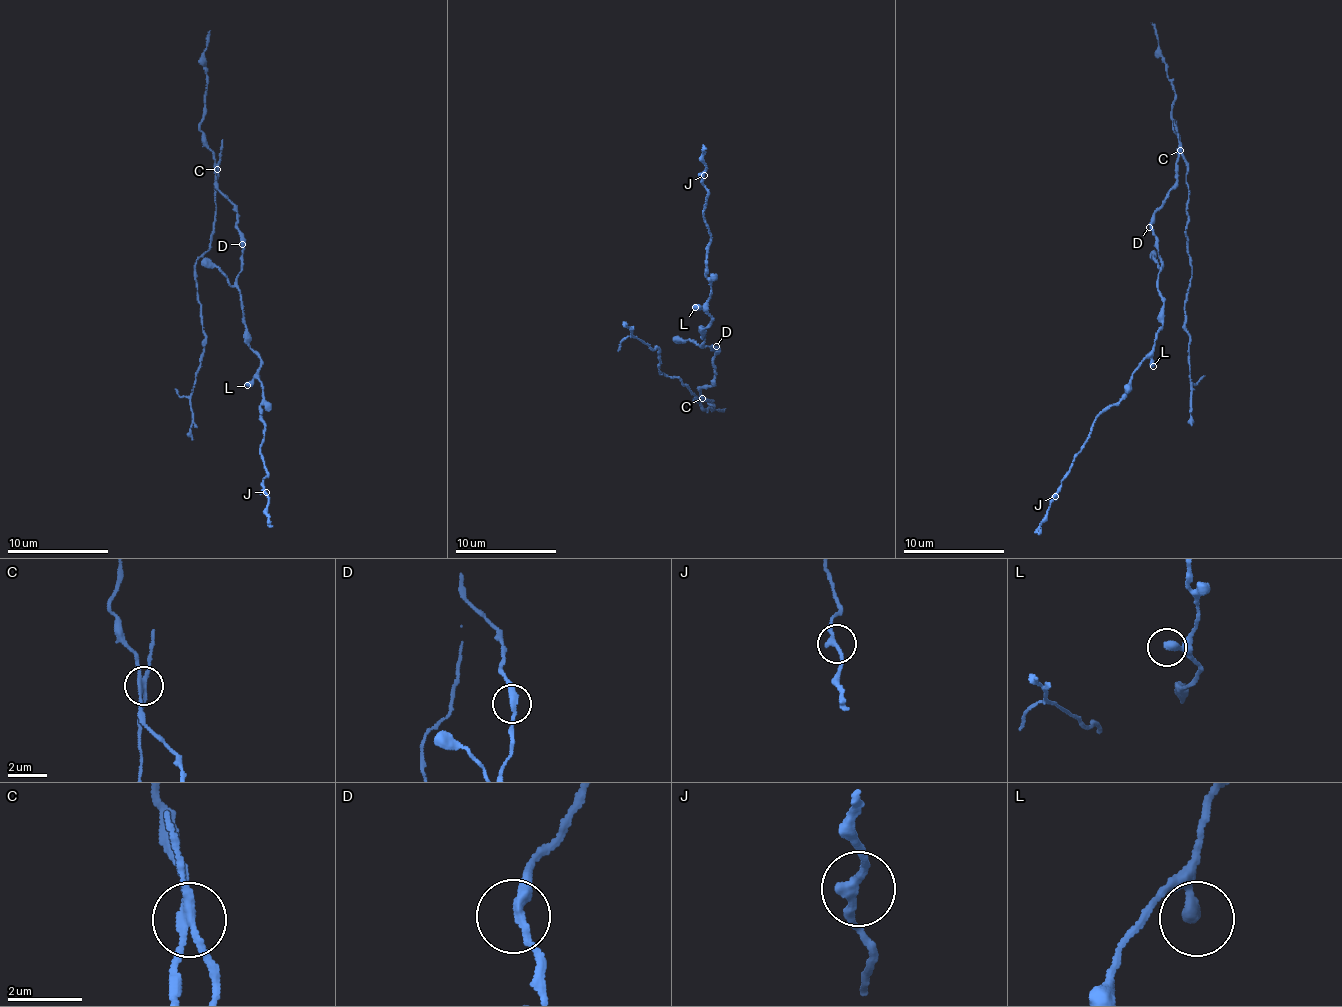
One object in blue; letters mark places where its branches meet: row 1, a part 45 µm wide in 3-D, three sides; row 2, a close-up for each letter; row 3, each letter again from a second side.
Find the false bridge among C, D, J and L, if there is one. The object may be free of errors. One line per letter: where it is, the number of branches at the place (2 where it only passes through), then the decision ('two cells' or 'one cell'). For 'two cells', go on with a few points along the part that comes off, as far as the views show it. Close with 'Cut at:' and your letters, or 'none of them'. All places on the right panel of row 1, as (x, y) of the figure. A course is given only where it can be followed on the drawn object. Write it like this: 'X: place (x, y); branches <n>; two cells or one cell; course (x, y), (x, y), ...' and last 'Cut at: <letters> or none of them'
C: place (1180, 150); branches 4; two cells; course (1180, 150), (1188, 167), (1186, 229), (1191, 286), (1185, 302), (1184, 330), (1190, 338), (1192, 426)
D: place (1149, 227); branches 2; one cell
J: place (1055, 496); branches 2; one cell
L: place (1153, 366); branches 1; one cell
Cut at: C

